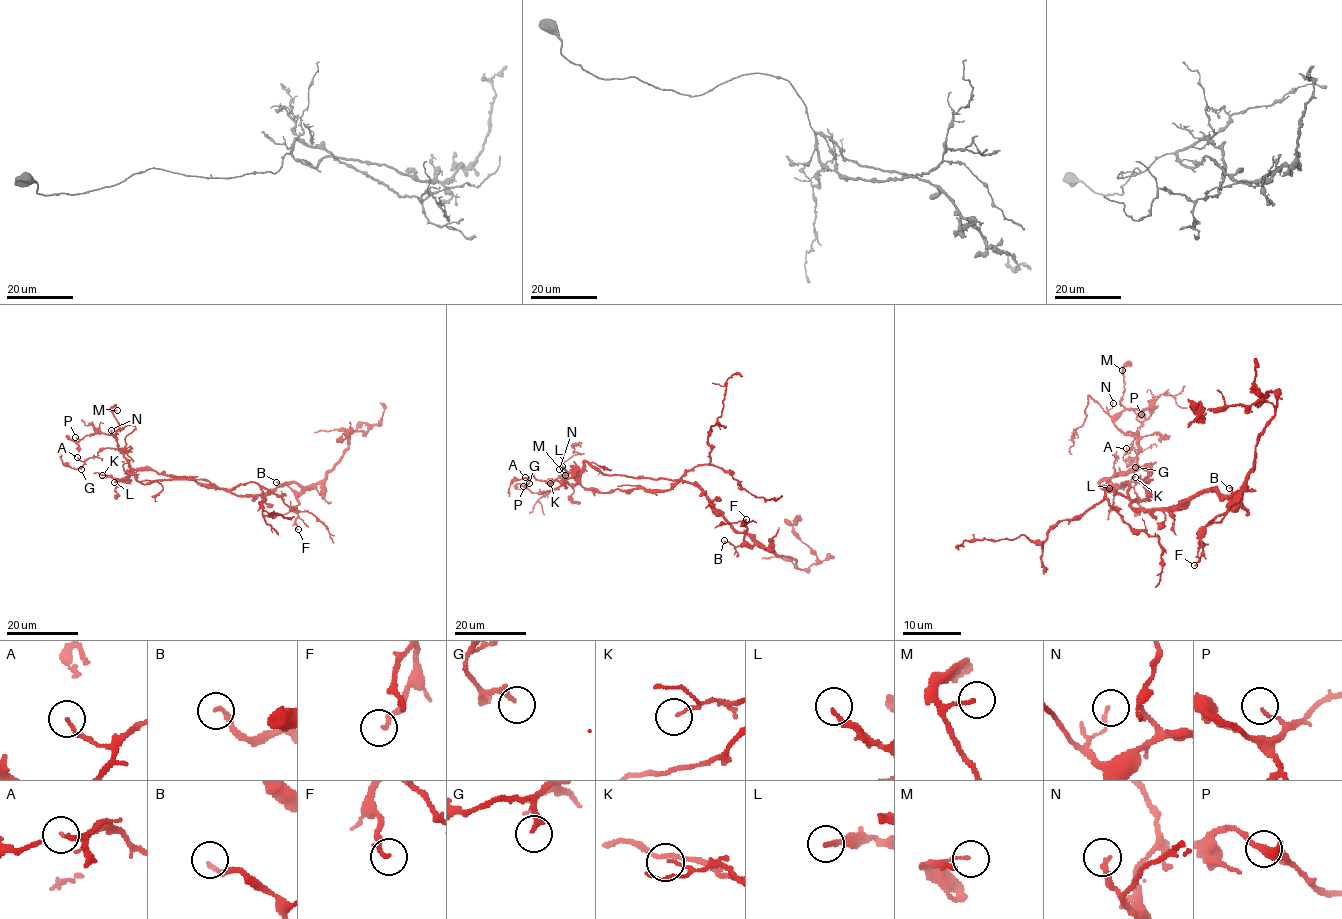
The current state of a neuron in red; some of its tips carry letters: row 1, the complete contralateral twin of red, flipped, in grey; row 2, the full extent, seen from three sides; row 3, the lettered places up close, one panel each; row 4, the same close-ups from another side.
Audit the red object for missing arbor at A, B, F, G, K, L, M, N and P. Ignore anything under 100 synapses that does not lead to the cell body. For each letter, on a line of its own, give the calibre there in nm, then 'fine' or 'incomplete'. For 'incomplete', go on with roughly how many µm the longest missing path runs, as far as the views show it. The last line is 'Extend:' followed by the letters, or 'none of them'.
A: 110 nm thick; fine
B: 160 nm thick; fine
F: 150 nm thick; fine
G: 200 nm thick; fine
K: 90 nm thick; fine
L: 160 nm thick; fine
M: 110 nm thick; fine
N: 150 nm thick; fine
P: 130 nm thick; fine
Extend: none of them

